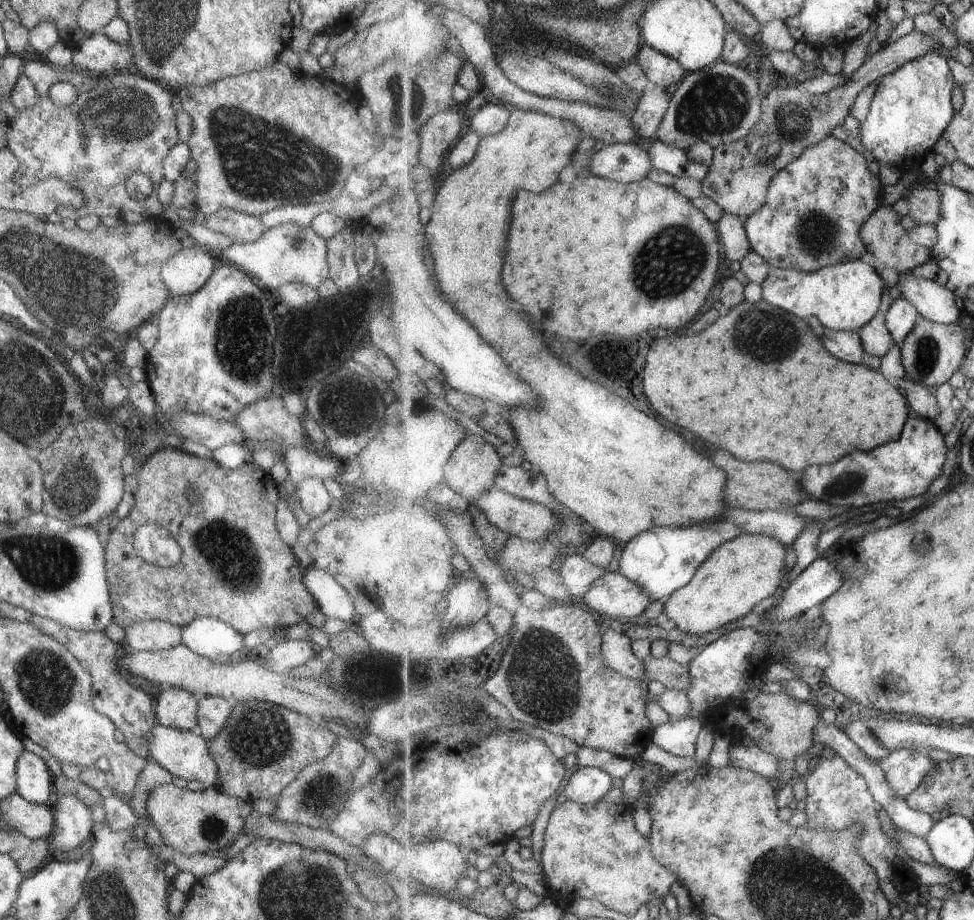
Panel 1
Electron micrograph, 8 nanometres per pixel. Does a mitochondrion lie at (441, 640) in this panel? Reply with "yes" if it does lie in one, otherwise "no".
yes

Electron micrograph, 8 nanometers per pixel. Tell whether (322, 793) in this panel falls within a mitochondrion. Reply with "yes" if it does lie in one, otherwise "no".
yes

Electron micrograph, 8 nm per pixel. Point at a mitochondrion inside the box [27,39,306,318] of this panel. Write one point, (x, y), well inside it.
(124, 114)

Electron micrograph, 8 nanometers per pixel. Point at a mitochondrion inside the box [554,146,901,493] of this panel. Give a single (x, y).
(685, 244)

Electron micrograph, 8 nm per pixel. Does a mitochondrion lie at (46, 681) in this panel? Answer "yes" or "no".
yes

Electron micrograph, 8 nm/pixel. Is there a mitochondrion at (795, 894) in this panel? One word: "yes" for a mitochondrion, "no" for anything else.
yes

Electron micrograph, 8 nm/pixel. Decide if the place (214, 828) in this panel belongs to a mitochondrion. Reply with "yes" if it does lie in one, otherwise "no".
yes

